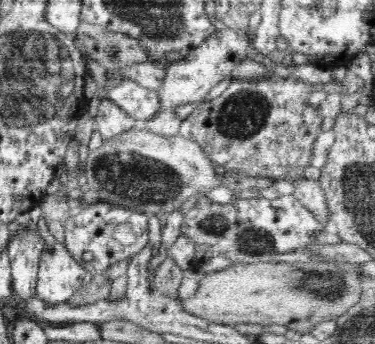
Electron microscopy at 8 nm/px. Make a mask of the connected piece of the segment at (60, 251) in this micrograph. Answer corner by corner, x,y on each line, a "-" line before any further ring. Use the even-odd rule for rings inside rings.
39,232
44,239
44,250
40,255
37,274
37,296
46,304
67,302
80,288
89,281
89,272
78,264
56,238
48,232

